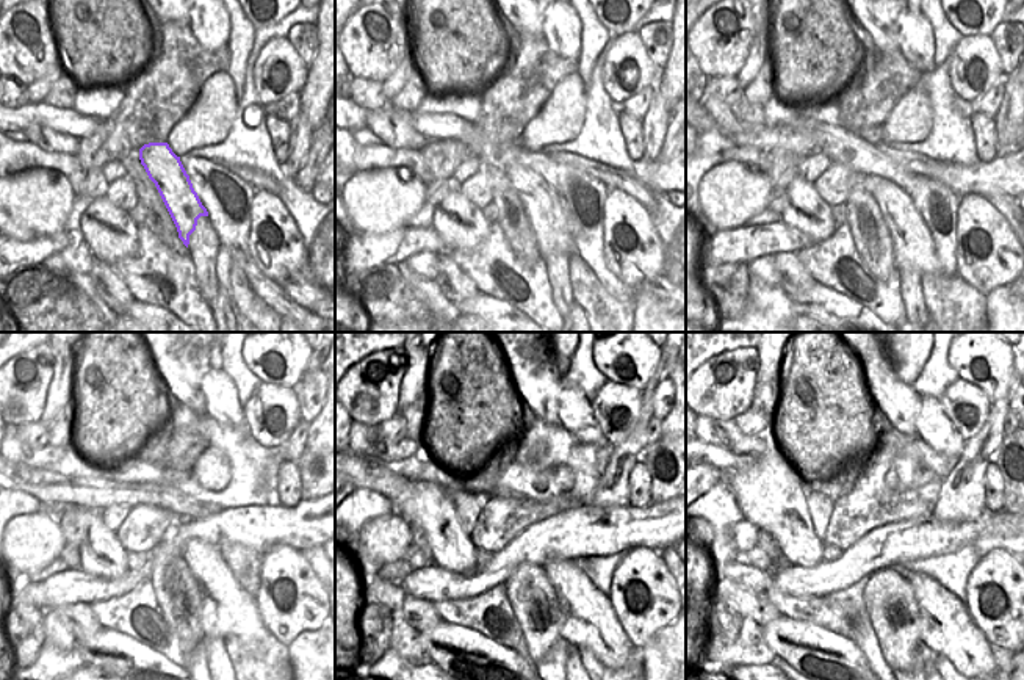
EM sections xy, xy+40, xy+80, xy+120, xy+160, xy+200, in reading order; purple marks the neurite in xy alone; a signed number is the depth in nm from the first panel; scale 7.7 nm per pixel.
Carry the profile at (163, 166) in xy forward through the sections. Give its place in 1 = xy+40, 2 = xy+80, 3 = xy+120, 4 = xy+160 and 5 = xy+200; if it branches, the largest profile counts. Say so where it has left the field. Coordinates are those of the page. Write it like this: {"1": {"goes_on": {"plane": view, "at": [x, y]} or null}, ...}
{"1": {"goes_on": {"plane": "xy+40", "at": [547, 212]}}, "2": {"goes_on": {"plane": "xy+80", "at": [916, 249]}}, "3": {"goes_on": {"plane": "xy+120", "at": [227, 608]}}, "4": {"goes_on": {"plane": "xy+160", "at": [589, 619]}}, "5": {"goes_on": {"plane": "xy+200", "at": [944, 625]}}}

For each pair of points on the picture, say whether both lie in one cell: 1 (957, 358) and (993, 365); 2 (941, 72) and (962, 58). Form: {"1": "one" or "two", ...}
{"1": "one", "2": "two"}

